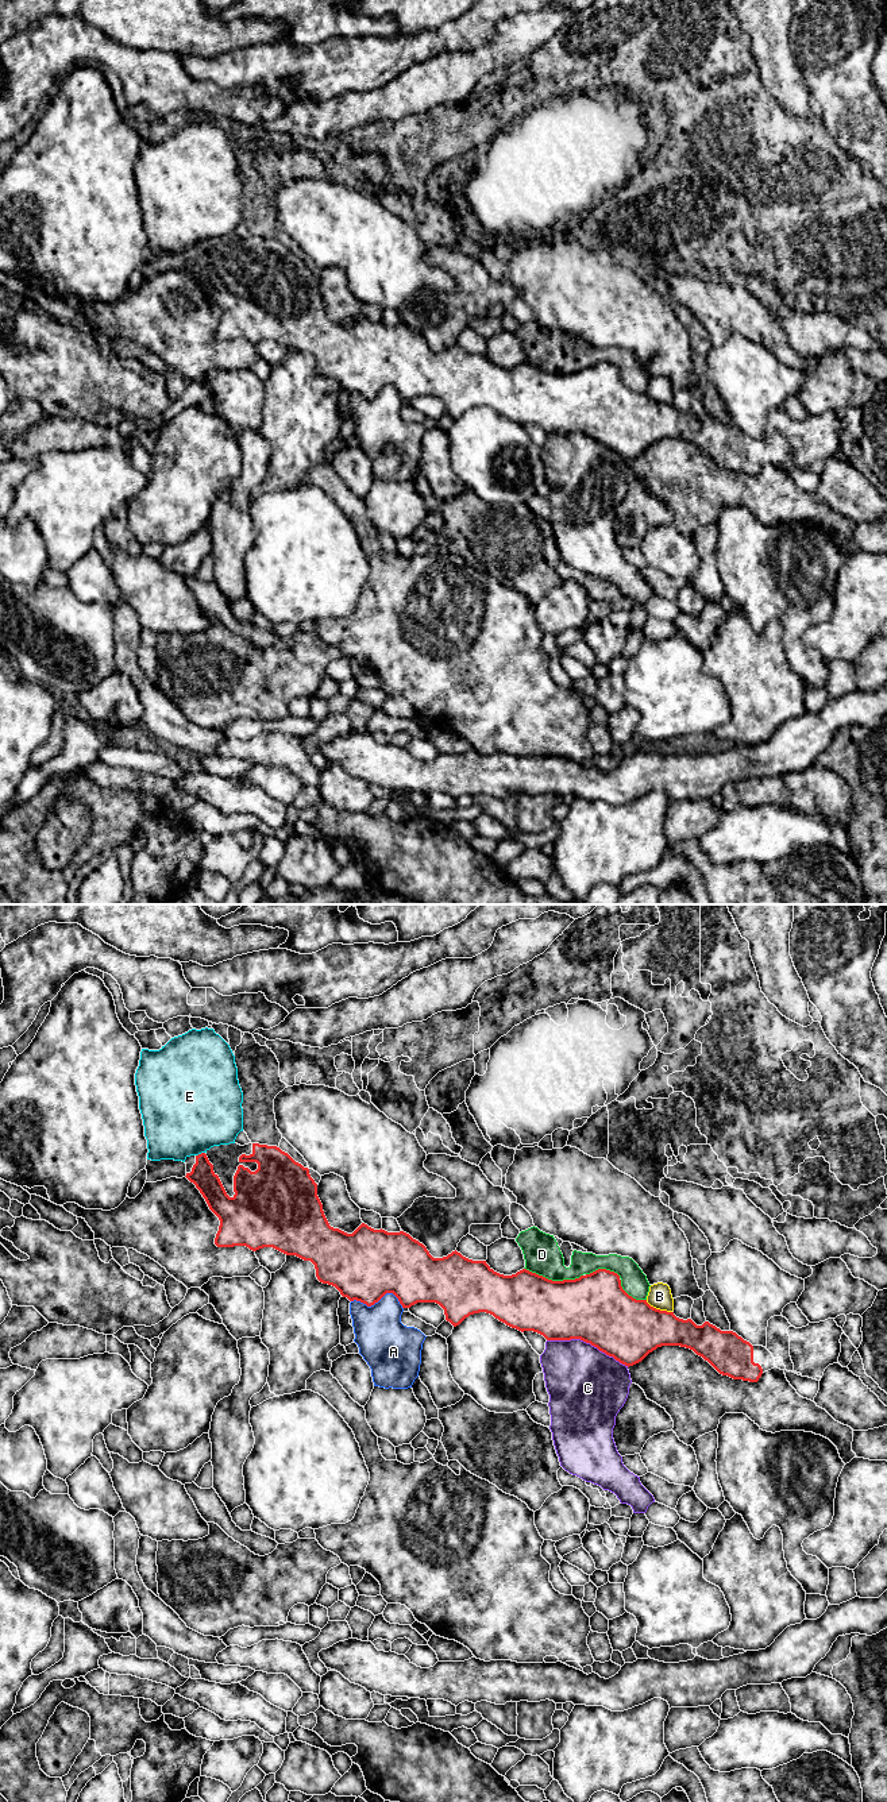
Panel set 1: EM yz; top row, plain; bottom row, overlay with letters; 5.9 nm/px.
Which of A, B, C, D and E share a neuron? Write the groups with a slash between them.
A / B D / C / E

